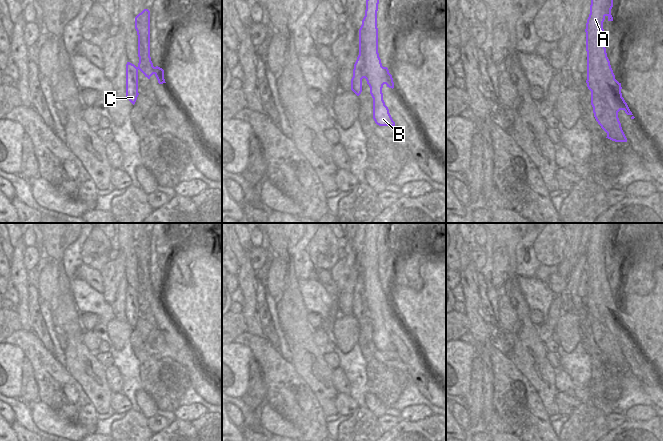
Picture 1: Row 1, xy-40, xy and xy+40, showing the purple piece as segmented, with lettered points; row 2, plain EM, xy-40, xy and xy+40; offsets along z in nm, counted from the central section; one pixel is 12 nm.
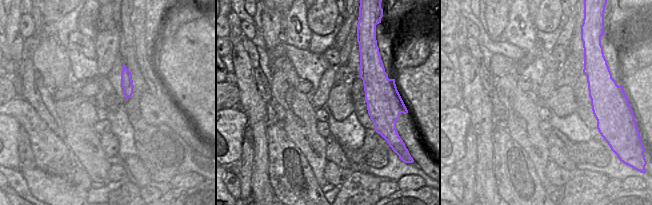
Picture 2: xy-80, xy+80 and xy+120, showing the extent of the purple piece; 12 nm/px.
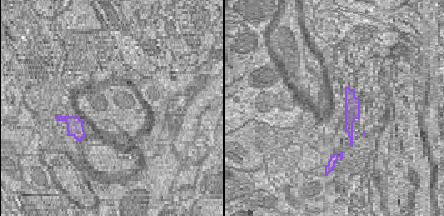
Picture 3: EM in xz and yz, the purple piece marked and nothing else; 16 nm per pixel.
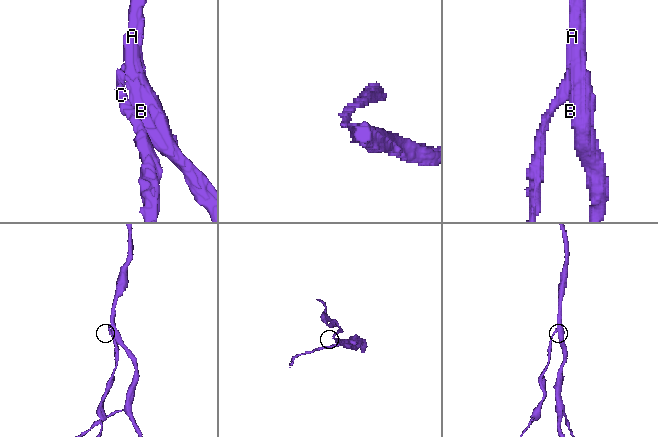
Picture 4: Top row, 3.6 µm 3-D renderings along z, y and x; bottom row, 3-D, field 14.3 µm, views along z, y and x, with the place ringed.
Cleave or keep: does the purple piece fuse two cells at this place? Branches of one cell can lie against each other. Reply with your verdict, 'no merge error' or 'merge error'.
merge error

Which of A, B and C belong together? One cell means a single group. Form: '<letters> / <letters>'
A B / C

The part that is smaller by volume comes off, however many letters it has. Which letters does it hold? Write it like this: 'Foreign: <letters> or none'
Foreign: C

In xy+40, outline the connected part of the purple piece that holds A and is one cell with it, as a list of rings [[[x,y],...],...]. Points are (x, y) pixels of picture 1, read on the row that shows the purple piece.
[[[591,0],[590,14],[586,23],[586,51],[587,51],[587,87],[591,91],[591,105],[593,107],[593,113],[596,121],[601,128],[607,133],[608,139],[615,142],[627,142],[627,138],[622,130],[621,123],[618,118],[618,112],[624,110],[627,115],[631,115],[631,119],[634,119],[632,112],[630,111],[627,103],[622,97],[621,83],[615,79],[615,75],[610,65],[610,61],[607,57],[605,48],[605,31],[603,29],[603,22],[605,17],[608,17],[608,21],[613,21],[611,15],[611,9],[613,7],[613,0]]]

